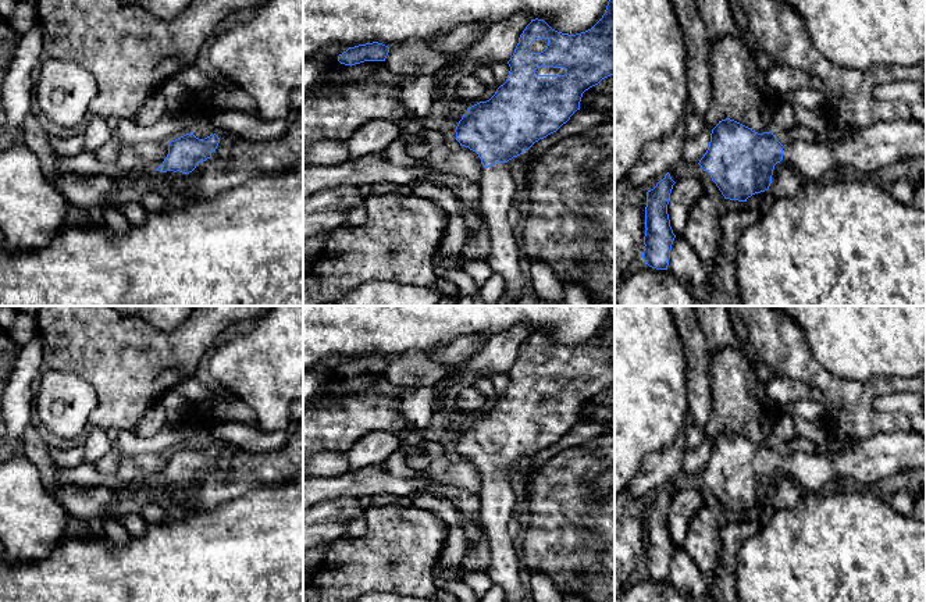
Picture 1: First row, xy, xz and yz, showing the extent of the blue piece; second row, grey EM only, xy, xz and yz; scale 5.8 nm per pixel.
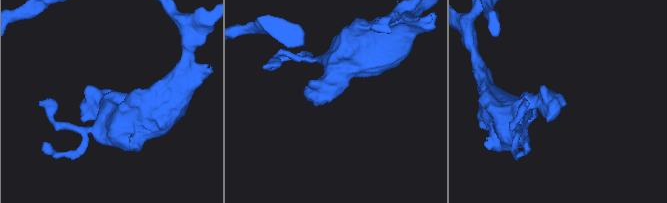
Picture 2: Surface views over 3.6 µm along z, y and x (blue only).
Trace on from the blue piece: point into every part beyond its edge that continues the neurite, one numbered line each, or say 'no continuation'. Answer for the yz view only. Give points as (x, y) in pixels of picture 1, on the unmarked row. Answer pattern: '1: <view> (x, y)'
1: yz (865, 462)

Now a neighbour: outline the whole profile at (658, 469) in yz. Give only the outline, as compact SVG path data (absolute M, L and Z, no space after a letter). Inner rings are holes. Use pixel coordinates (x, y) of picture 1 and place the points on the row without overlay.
M685 427L676 441L665 450L648 453L637 474L624 489L631 496L644 498L653 491L666 487L683 471L684 453L687 450Z

